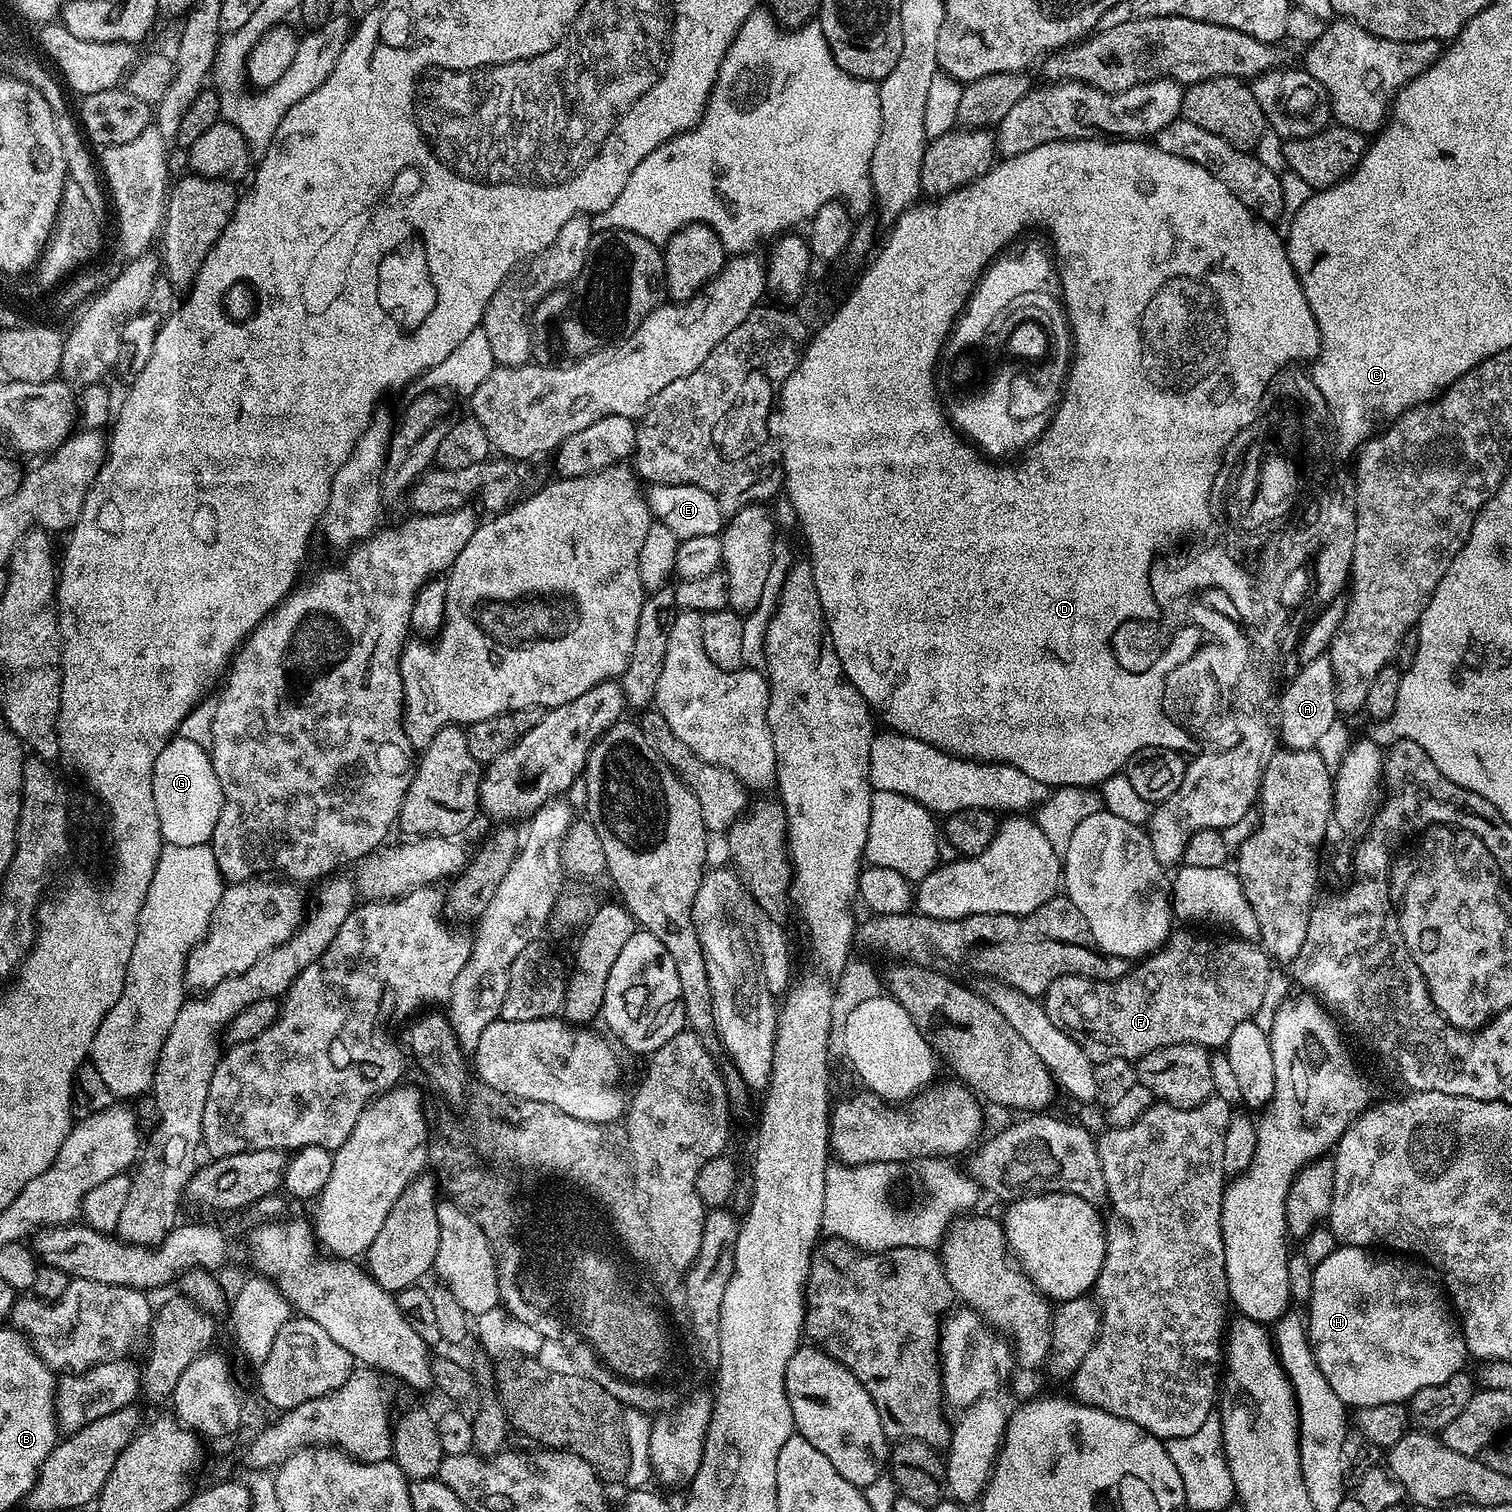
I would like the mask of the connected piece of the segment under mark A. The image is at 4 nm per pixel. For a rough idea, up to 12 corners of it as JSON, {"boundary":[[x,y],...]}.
{"boundary":[[1320,654],[1287,681],[1279,739],[1315,749],[1338,719],[1336,679]]}

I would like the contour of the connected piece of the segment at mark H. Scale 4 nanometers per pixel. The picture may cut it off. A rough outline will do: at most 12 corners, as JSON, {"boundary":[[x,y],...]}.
{"boundary":[[1337,1247],[1306,1331],[1356,1410],[1465,1367],[1446,1299],[1411,1259]]}

